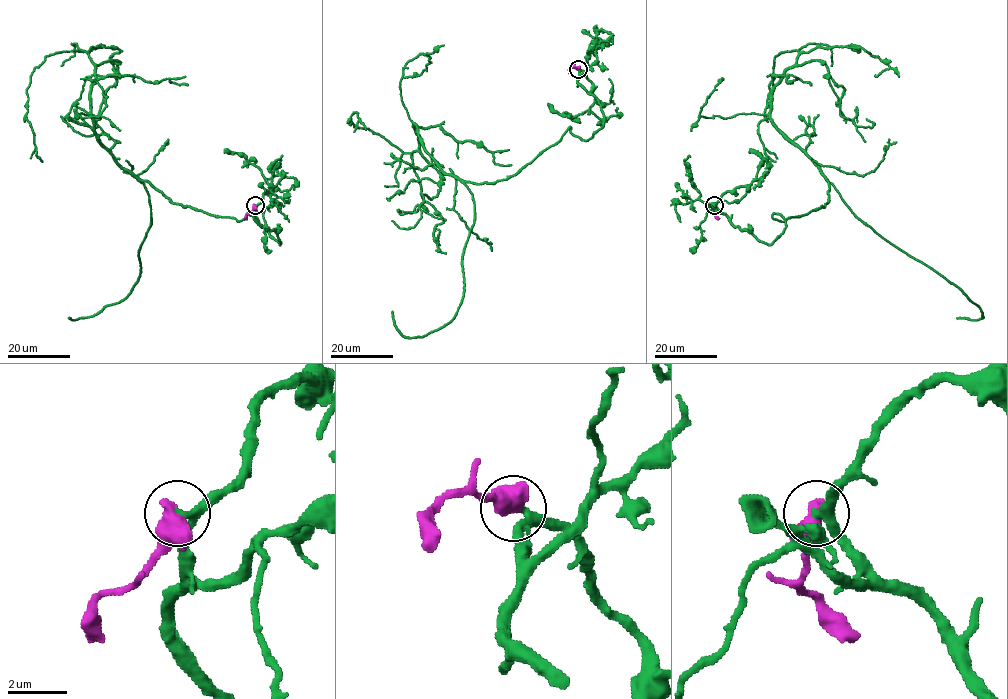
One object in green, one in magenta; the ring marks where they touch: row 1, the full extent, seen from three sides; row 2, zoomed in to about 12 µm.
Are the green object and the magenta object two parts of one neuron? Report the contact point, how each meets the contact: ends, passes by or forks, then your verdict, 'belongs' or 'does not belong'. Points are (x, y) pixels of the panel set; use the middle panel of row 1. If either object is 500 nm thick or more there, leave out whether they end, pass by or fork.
(578, 69) | does not belong

